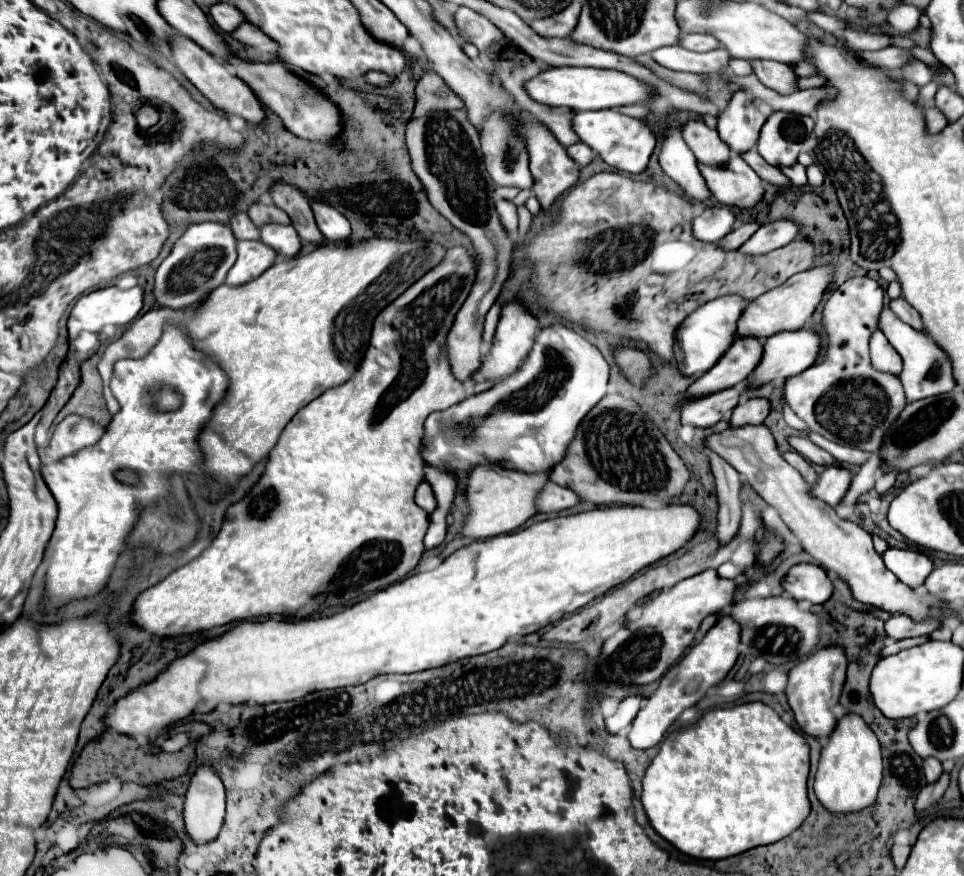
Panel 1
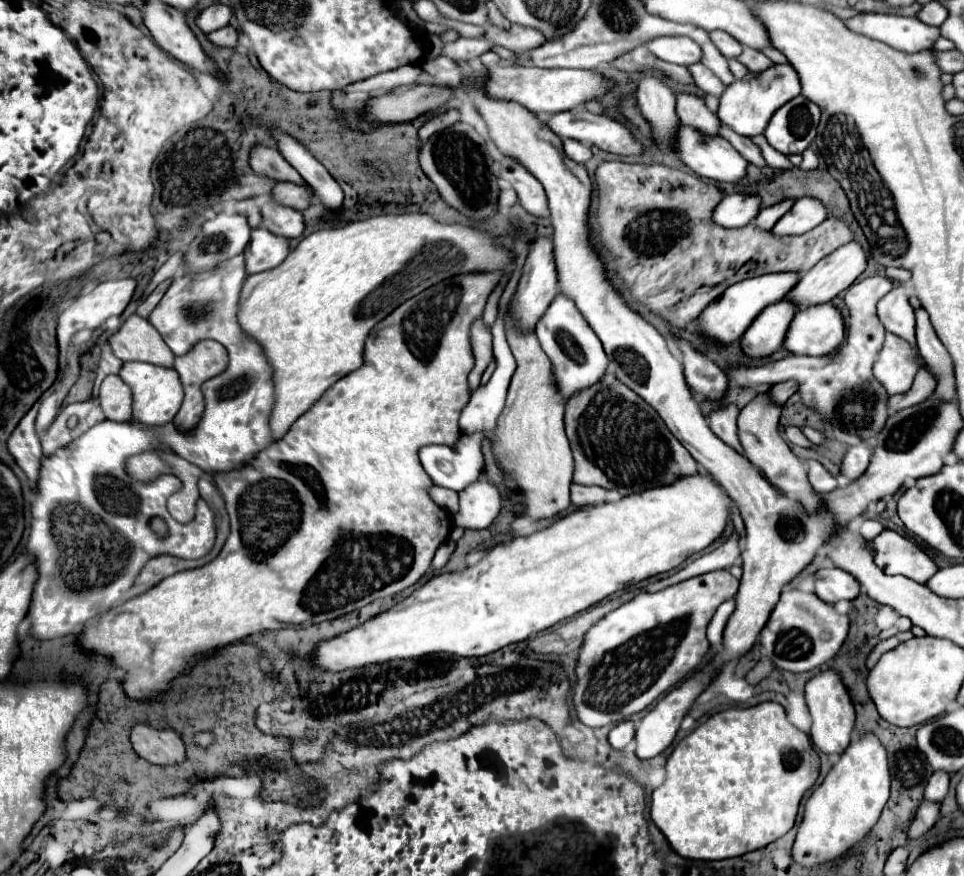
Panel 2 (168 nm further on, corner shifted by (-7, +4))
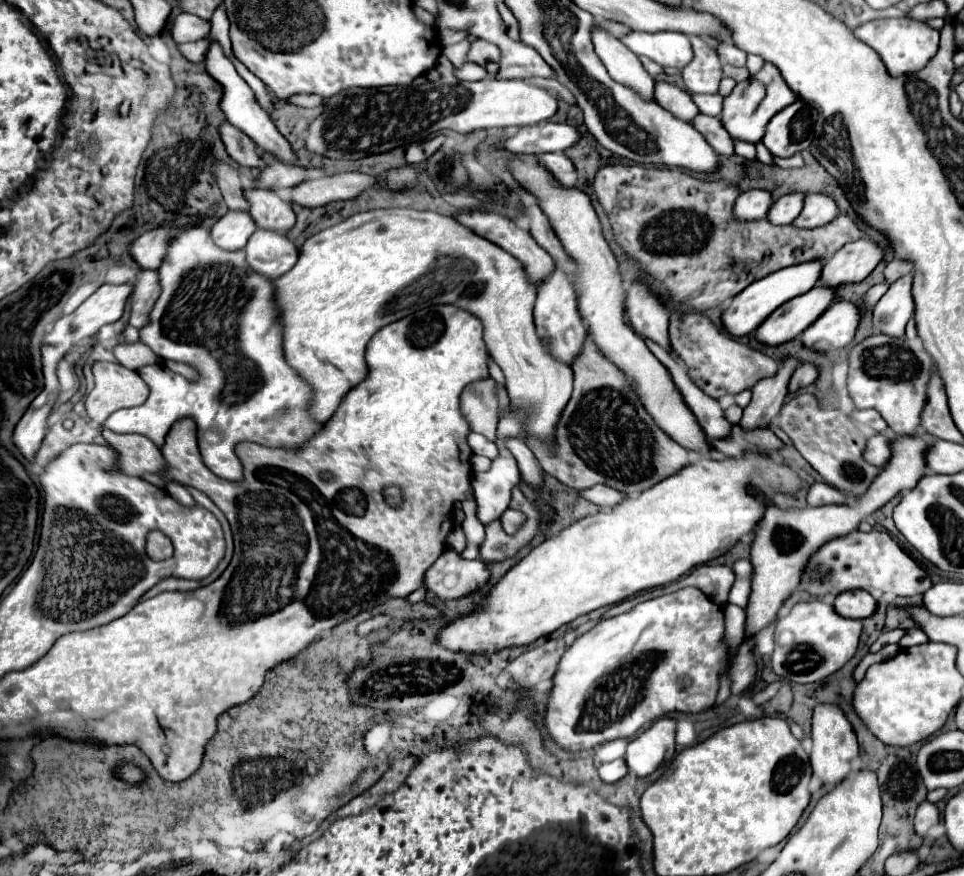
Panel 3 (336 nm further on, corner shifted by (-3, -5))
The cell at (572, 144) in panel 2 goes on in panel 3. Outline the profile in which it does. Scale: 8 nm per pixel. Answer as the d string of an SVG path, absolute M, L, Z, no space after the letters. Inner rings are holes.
M543 153L537 155L537 161L565 187L573 187L577 181L577 173L575 167L571 163L569 157L565 157L563 153Z

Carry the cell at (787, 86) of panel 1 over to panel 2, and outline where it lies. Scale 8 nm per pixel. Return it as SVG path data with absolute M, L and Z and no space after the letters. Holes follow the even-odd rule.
M745 48L737 60L741 60L753 74L759 74L773 66L773 62L761 50L753 50L753 48Z

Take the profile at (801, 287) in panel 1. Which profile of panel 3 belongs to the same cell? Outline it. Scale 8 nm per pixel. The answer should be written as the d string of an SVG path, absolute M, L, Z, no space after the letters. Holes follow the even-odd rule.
M871 239L847 243L825 261L819 283L839 287L843 283L863 281L877 267L883 255L885 255L883 247Z

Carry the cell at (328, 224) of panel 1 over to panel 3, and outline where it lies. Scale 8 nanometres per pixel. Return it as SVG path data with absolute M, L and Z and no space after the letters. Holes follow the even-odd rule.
M209 37L209 49L207 49L207 53L205 53L205 69L207 69L207 73L223 87L221 111L225 113L227 121L229 121L231 125L235 125L237 129L245 131L245 133L255 141L257 147L273 153L273 155L279 157L283 163L295 163L295 161L293 161L293 149L291 149L291 145L287 143L287 139L277 131L277 127L273 125L269 113L263 111L261 105L257 103L251 87L249 87L249 85L245 83L245 79L235 71L235 65L233 65L231 59L223 53L221 45L219 45L217 41L213 41L211 37Z

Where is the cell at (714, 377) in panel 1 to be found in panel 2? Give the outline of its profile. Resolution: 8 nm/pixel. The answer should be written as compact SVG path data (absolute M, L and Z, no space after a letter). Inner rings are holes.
M781 300L773 306L767 306L747 328L741 338L741 350L749 358L765 358L771 356L781 344L787 334L789 322L793 320L795 308Z

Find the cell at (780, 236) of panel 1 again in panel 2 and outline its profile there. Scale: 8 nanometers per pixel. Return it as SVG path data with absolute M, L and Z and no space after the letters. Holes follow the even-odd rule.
M801 198L793 204L793 208L785 216L779 218L779 222L775 224L775 228L771 228L771 232L779 238L805 234L815 226L819 226L825 218L827 218L827 212L819 200Z

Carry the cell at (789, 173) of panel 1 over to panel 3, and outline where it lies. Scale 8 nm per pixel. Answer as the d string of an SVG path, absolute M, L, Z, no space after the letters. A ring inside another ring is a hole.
M733 139L733 147L735 147L735 153L737 153L737 155L741 155L741 157L745 157L745 159L755 159L755 145L753 145L753 143Z

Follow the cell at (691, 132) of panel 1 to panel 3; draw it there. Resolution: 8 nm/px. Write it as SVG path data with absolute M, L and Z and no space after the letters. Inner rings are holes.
M655 81L655 101L667 109L669 113L673 113L675 117L683 119L683 121L691 121L699 109L697 105L691 101L691 95L683 89L679 89L677 85L673 83L667 83L667 81Z

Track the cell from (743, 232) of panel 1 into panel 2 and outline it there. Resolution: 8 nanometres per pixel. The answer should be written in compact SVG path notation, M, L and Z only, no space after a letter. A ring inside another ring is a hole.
M785 200L781 204L775 204L773 208L763 208L757 218L755 218L755 226L761 230L771 230L775 226L775 222L793 206L791 200Z

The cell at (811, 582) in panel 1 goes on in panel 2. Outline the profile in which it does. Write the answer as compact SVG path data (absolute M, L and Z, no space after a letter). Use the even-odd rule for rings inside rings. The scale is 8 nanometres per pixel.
M839 568L819 570L815 582L815 594L823 602L837 602L837 600L853 600L859 594L859 584L853 576Z

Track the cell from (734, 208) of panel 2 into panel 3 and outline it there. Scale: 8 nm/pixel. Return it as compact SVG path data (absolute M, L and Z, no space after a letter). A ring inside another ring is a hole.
M751 189L737 197L735 203L735 217L739 221L749 221L757 217L765 217L771 207L771 193L765 189Z

